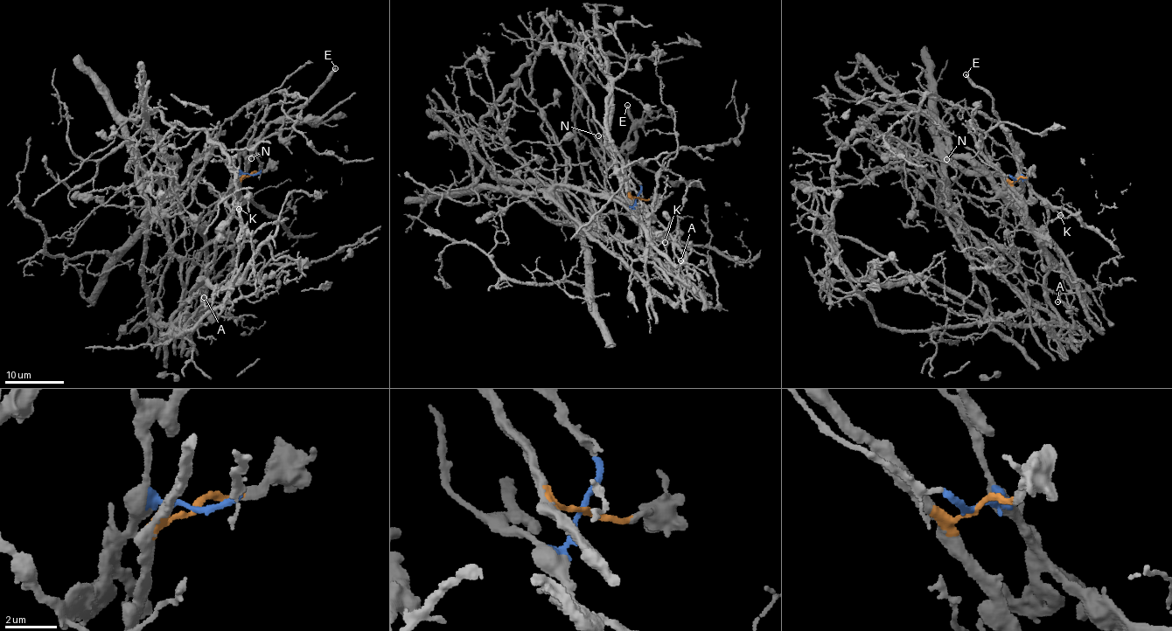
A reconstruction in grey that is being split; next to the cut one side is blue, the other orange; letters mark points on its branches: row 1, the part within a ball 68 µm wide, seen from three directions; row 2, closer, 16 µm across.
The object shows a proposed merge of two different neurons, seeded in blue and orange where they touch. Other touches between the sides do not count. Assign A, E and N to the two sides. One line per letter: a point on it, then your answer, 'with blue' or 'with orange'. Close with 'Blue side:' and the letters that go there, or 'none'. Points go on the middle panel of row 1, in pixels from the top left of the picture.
A: place (680, 260); with orange
E: place (627, 105); with blue
N: place (598, 135); with blue
Blue side: E, N

